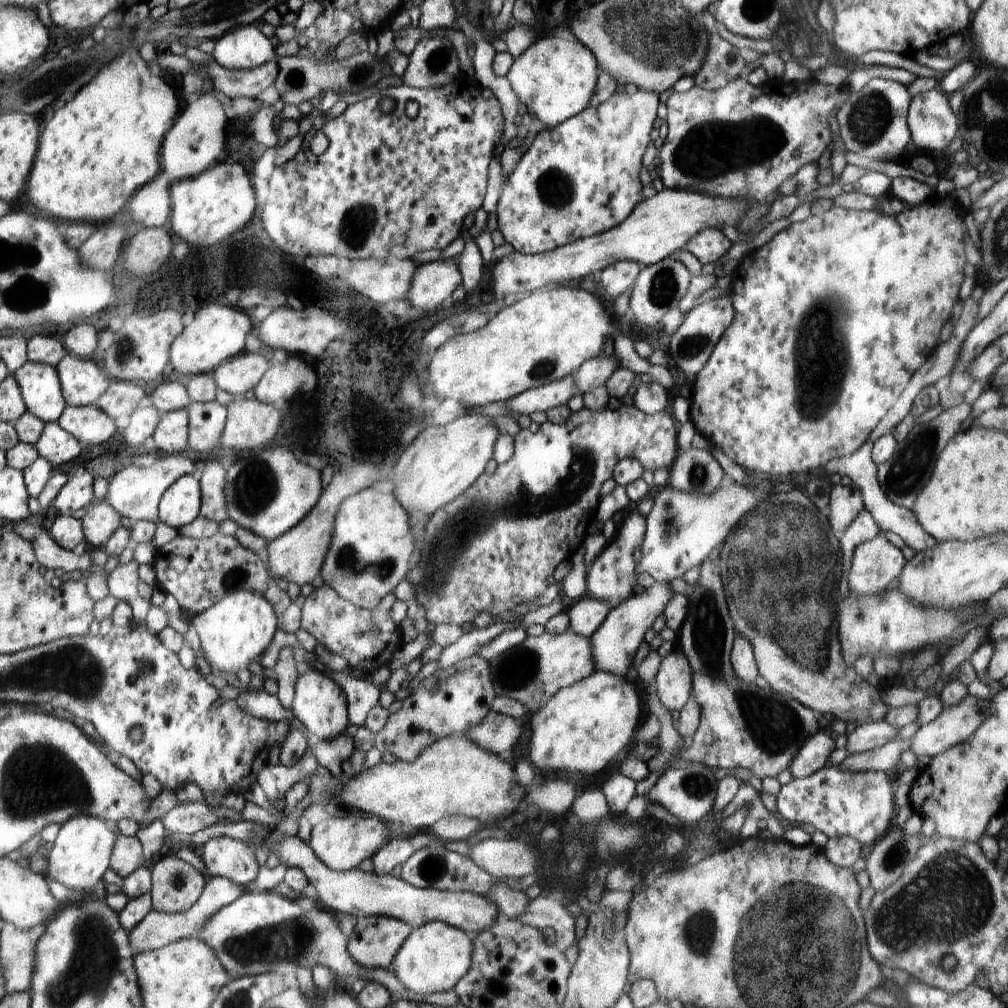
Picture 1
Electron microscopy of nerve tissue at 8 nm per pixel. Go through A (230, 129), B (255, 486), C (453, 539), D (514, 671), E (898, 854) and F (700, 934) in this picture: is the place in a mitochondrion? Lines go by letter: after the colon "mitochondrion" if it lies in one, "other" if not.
A: other
B: mitochondrion
C: mitochondrion
D: mitochondrion
E: mitochondrion
F: mitochondrion

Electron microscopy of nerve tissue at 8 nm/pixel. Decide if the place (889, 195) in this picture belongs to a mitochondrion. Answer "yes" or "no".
no

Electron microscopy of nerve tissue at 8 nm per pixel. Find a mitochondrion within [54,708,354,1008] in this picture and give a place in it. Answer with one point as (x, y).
(290, 940)

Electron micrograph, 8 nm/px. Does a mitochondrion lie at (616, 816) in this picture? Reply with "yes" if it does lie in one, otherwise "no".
no

